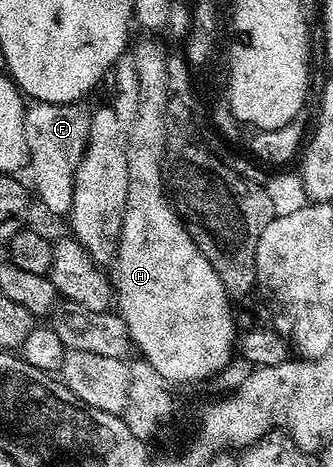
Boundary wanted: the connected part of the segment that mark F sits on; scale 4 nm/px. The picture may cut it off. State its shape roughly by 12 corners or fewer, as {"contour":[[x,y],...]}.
{"contour":[[29,101],[24,116],[31,187],[69,215],[90,140],[84,102]]}

